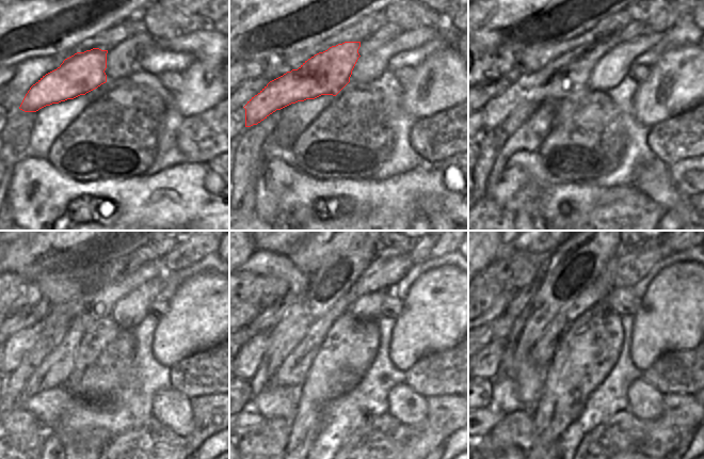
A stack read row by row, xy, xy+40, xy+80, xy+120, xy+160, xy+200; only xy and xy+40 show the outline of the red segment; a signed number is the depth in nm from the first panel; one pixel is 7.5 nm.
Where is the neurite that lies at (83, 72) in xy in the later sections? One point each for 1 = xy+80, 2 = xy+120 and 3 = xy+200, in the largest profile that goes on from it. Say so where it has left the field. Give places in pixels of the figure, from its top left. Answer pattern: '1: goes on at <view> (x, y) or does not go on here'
1: goes on at xy+80 (570, 72)
2: goes on at xy+120 (188, 252)
3: goes on at xy+200 (630, 267)

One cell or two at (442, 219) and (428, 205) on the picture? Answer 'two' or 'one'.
one

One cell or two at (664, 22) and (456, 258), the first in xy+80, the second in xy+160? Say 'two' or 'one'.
two

